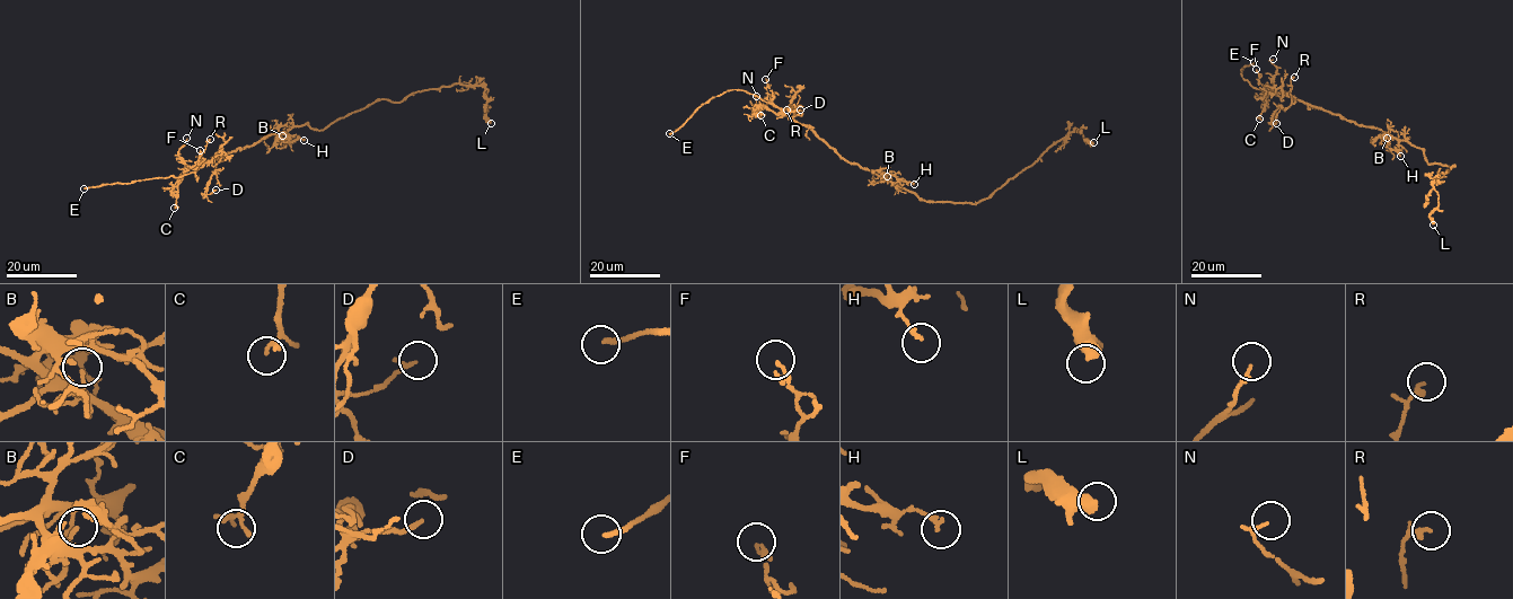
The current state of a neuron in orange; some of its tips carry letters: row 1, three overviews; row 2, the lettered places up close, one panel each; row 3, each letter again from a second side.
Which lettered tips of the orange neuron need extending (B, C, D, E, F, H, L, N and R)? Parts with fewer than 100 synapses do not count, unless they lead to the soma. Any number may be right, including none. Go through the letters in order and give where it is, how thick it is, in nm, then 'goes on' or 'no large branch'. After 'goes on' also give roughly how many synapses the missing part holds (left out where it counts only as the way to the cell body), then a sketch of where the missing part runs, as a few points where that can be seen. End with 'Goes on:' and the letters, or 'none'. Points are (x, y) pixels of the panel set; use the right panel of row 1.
B: at (1387, 138); 130 nm thick; no large branch
C: at (1259, 119); 100 nm thick; no large branch
D: at (1276, 123); 150 nm thick; no large branch
E: at (1254, 62); 190 nm thick; goes on
F: at (1256, 69); 200 nm thick; no large branch
H: at (1400, 156); 160 nm thick; no large branch
L: at (1433, 225); 440 nm thick; no large branch
N: at (1273, 59); 140 nm thick; no large branch
R: at (1294, 77); 170 nm thick; no large branch
Goes on: E

